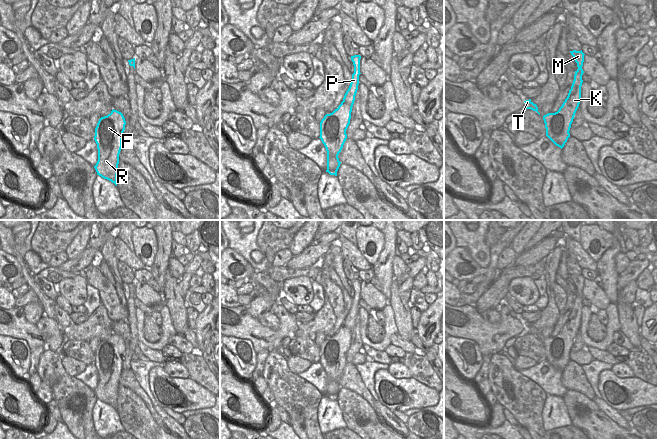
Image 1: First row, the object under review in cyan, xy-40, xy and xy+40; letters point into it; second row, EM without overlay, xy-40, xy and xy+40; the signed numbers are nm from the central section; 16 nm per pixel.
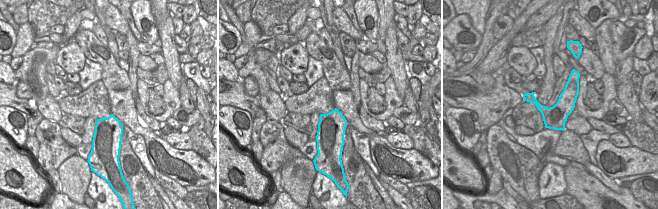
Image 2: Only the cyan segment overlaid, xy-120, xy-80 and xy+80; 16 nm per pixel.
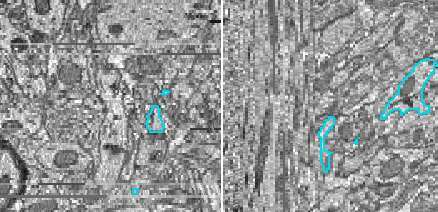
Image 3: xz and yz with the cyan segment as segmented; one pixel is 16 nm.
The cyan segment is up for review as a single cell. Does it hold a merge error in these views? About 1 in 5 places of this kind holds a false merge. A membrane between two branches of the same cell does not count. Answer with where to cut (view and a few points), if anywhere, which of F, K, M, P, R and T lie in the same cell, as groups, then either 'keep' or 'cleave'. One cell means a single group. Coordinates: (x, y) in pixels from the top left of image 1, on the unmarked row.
no cut; F K M P R T; keep

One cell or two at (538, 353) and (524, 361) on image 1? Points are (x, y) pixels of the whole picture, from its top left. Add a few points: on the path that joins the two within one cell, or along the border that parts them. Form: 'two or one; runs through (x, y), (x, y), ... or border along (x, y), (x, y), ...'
two; border along (518, 355), (526, 355), (537, 362)

